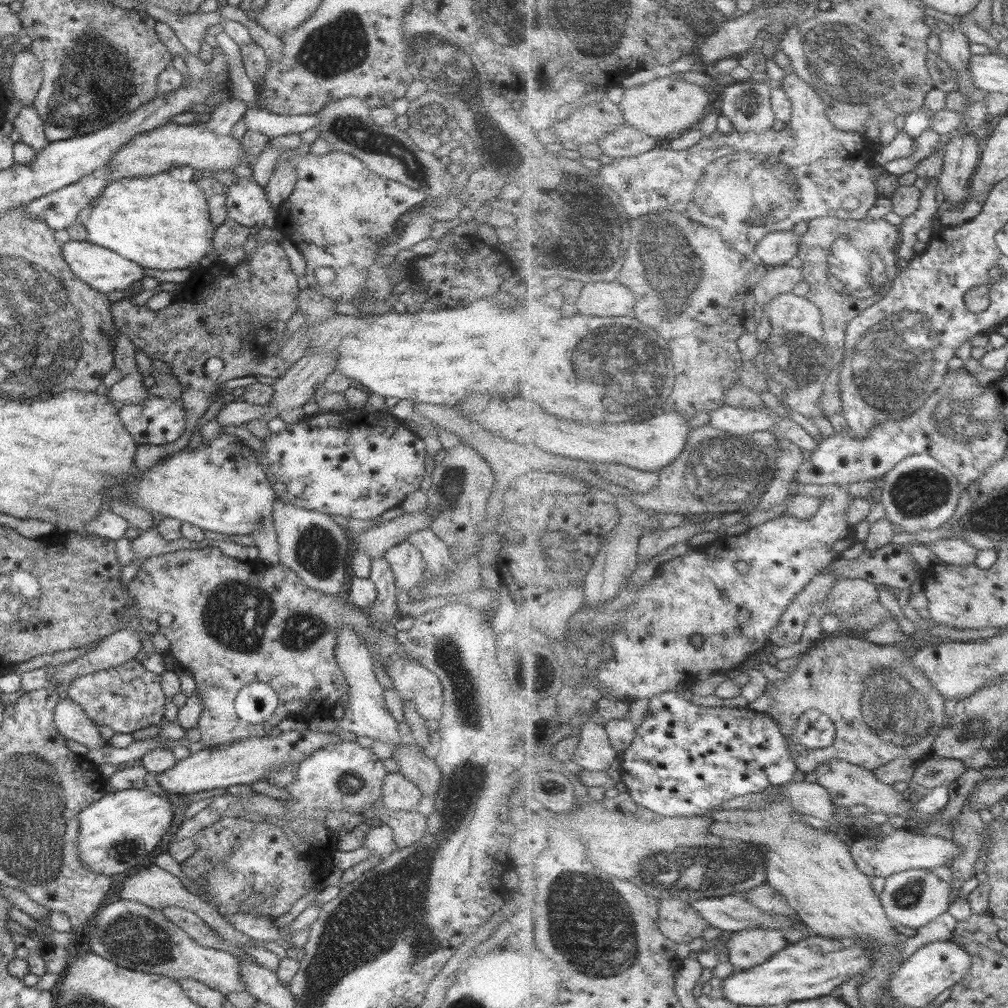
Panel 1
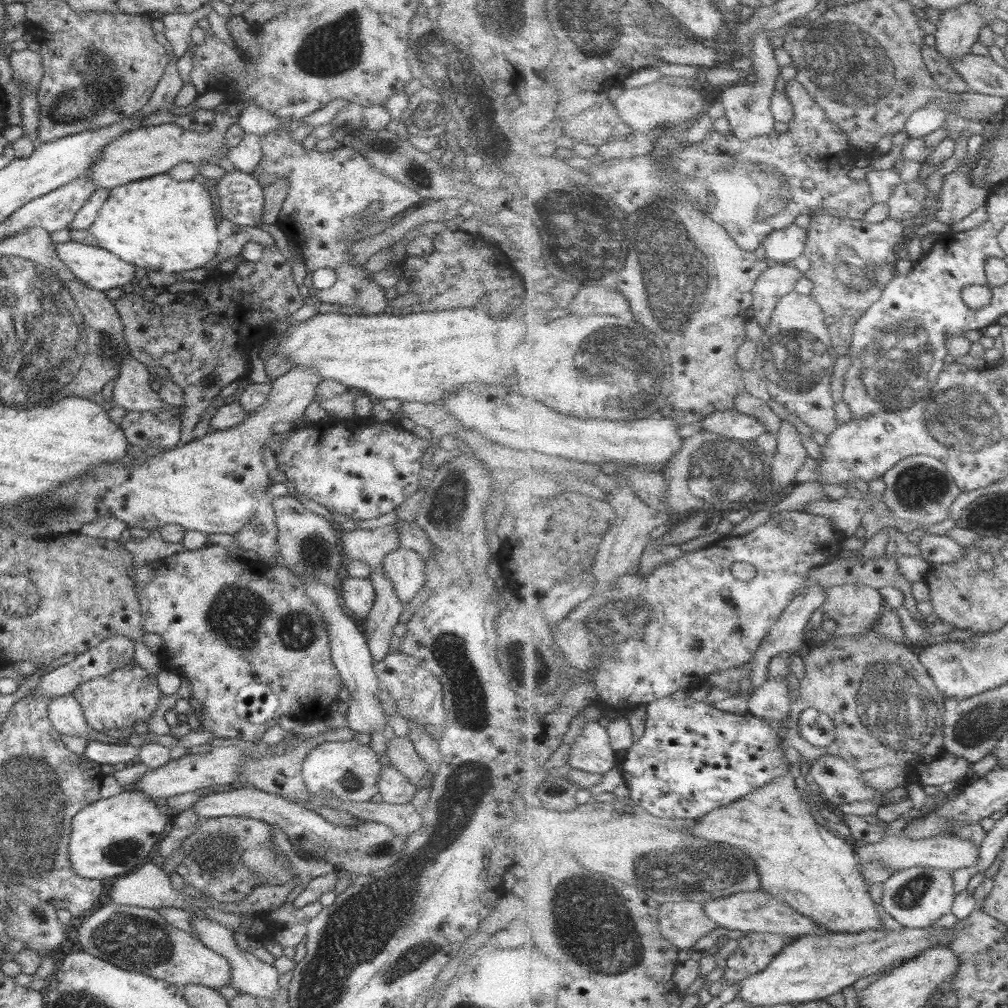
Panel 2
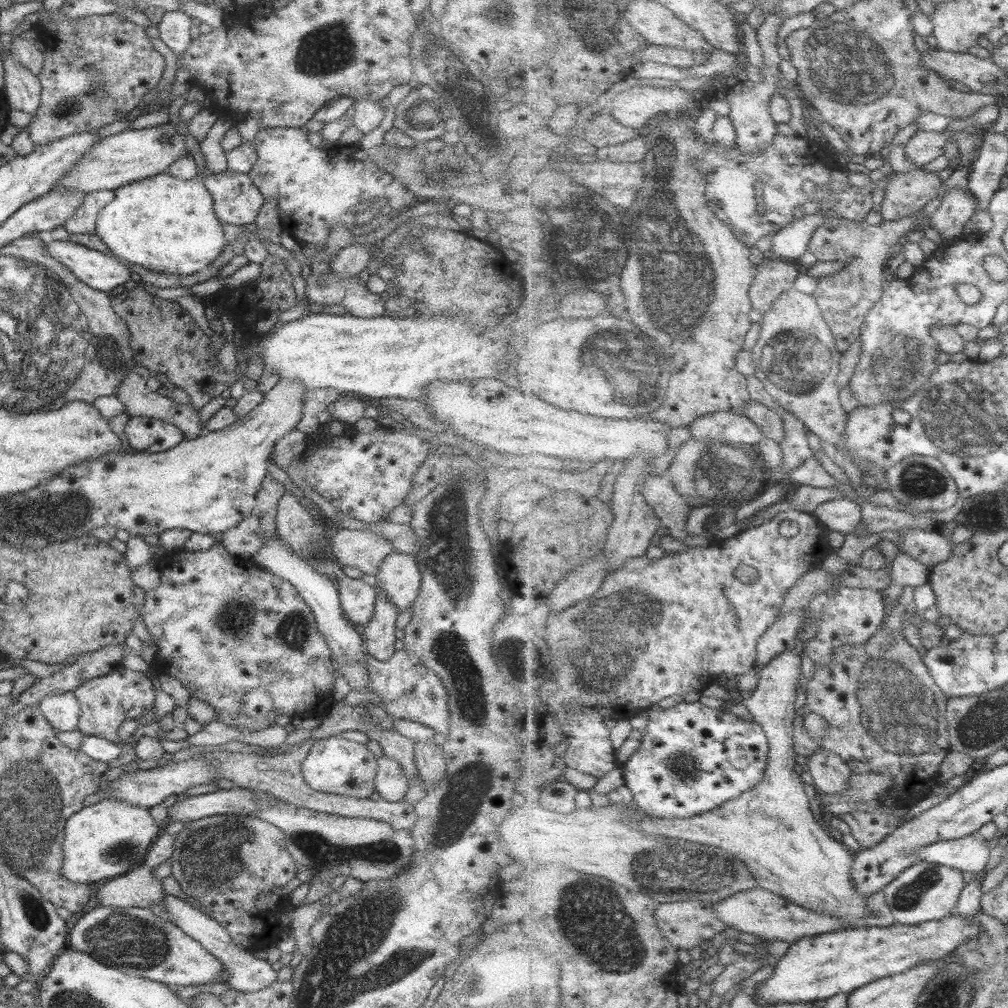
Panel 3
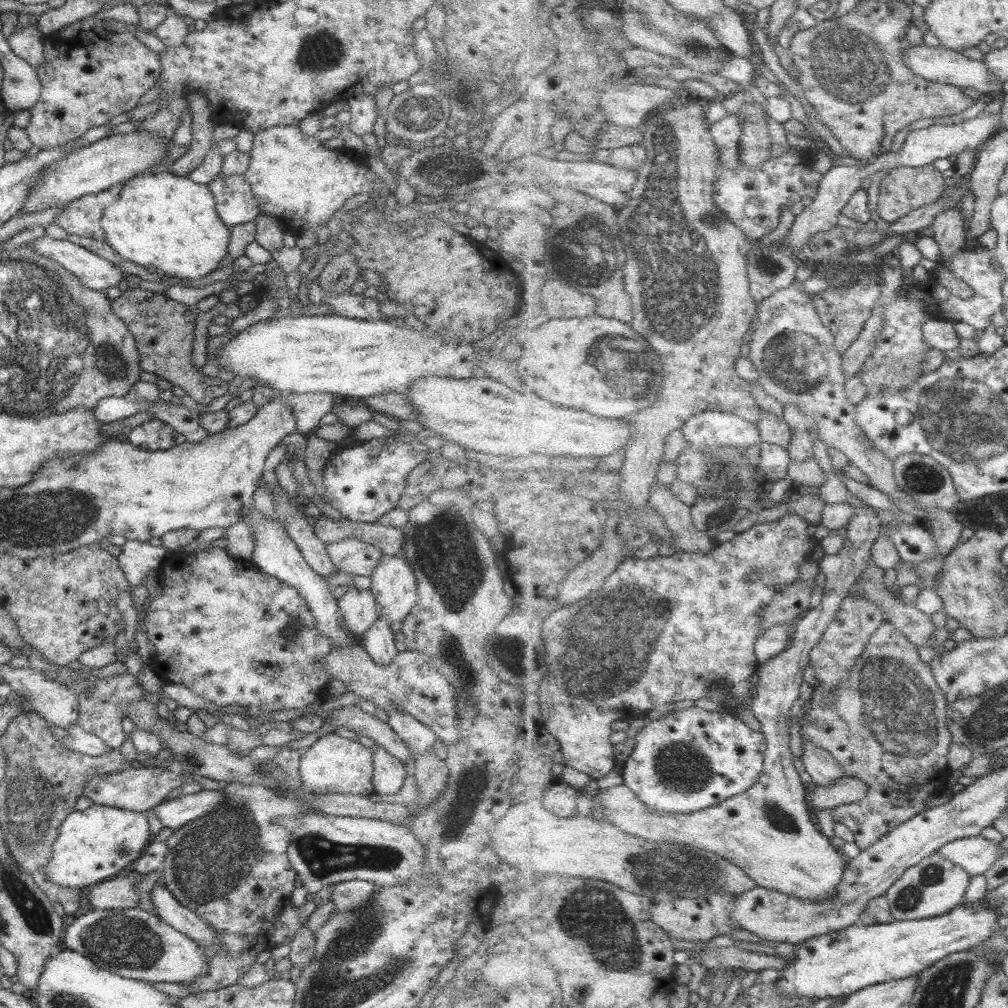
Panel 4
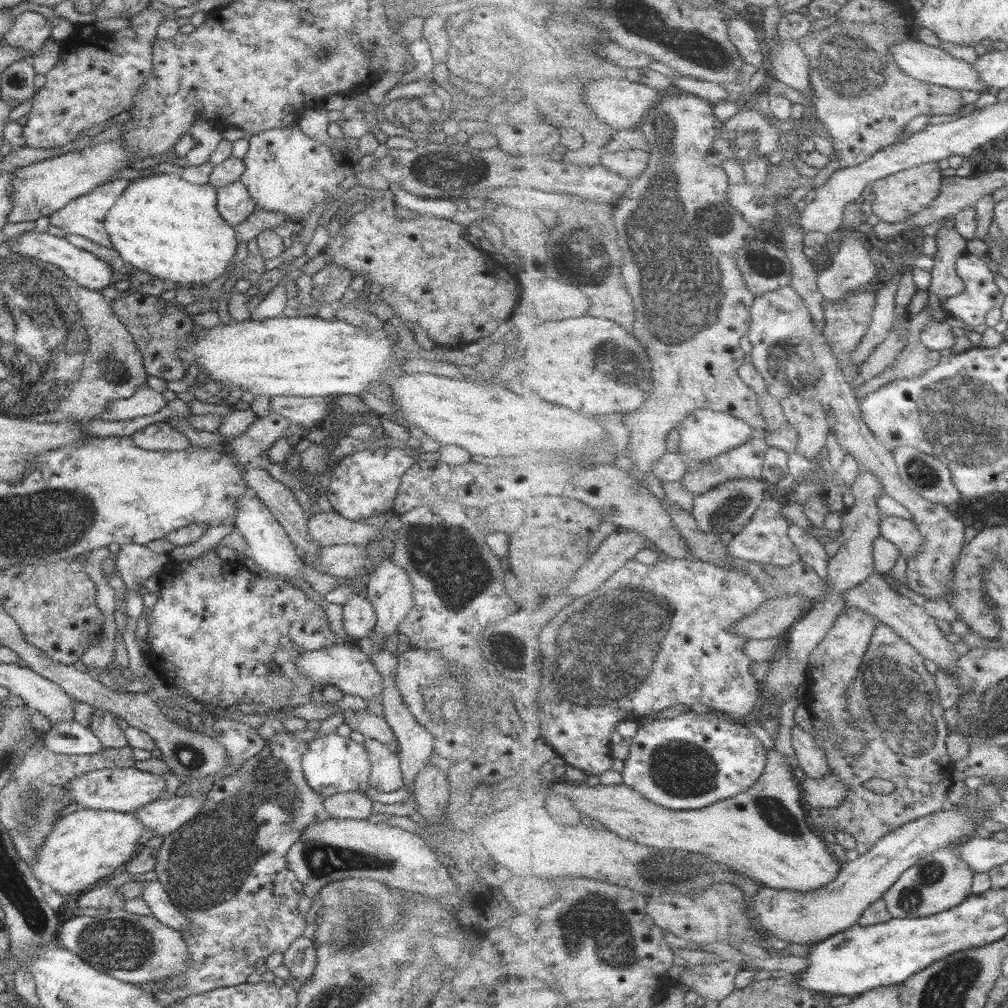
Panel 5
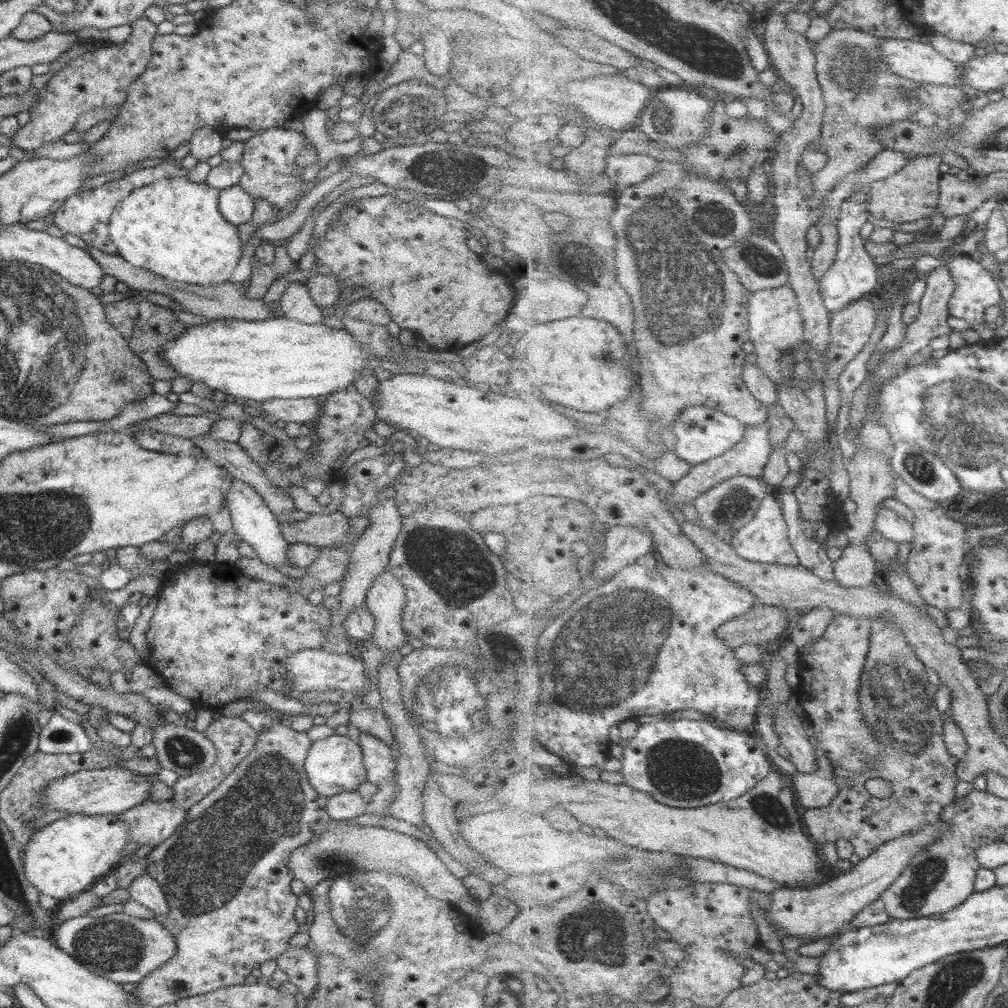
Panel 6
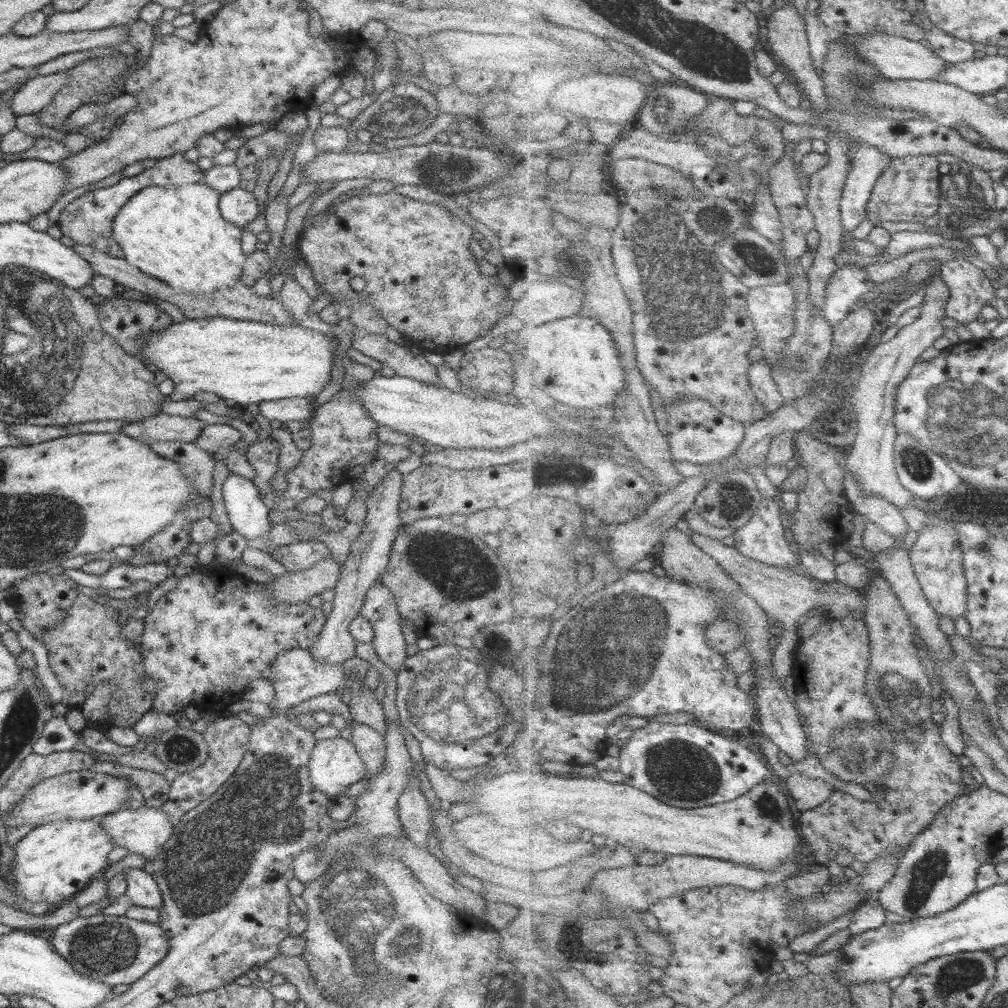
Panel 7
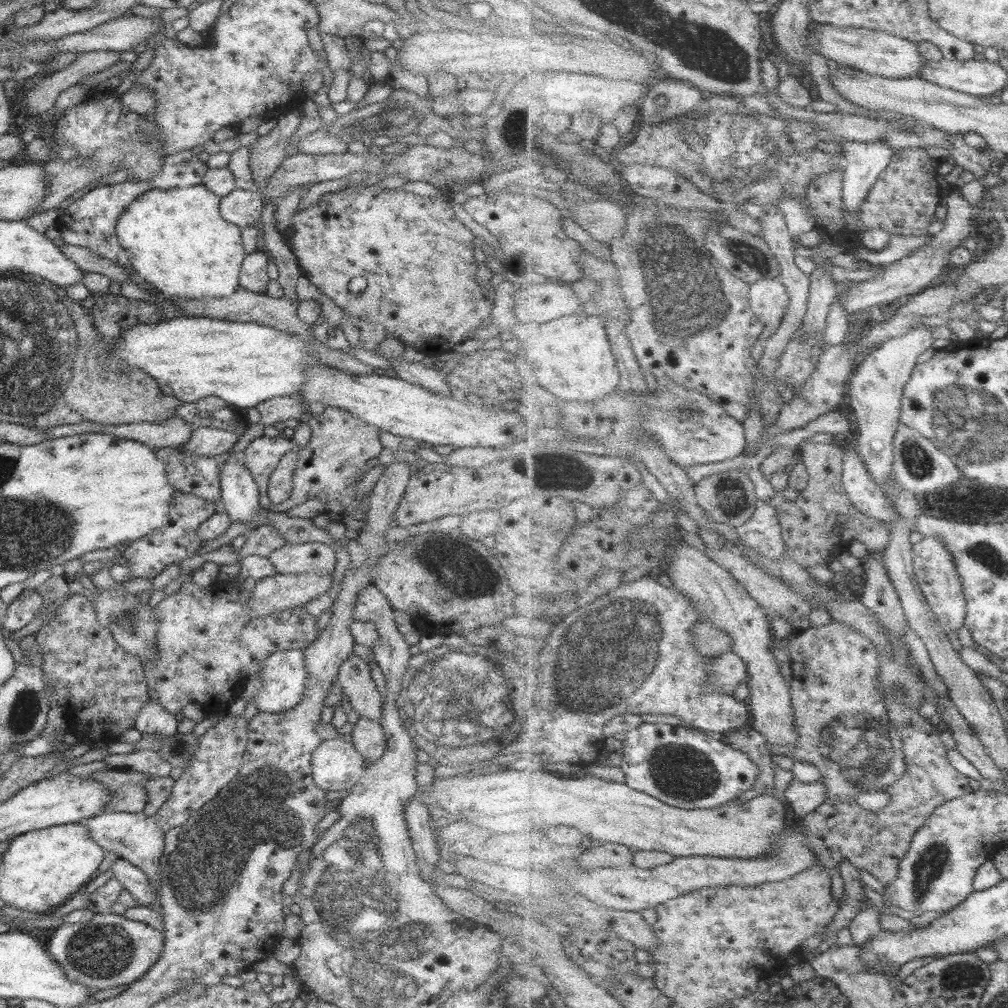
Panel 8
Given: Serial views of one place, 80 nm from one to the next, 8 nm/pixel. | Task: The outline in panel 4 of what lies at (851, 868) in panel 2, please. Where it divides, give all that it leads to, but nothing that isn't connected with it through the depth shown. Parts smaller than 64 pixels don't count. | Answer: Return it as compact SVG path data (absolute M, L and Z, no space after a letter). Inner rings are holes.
M859 509L854 518L851 519L850 527L846 528L847 537L845 546L837 554L826 554L819 566L826 574L825 587L821 603L817 607L811 608L807 614L797 618L792 624L791 641L789 646L774 656L766 663L759 665L757 675L758 686L754 690L753 698L748 701L750 708L761 724L761 730L766 736L768 747L764 760L764 771L757 784L754 784L749 791L742 792L741 795L731 797L714 807L706 808L702 811L683 813L664 813L657 809L648 807L628 785L613 786L610 789L597 789L600 799L601 811L609 821L617 824L625 832L633 836L640 836L651 842L665 842L667 844L678 842L695 848L703 848L711 852L716 852L719 856L726 858L738 865L746 874L758 882L758 887L773 889L777 892L797 896L807 902L831 902L839 896L839 886L845 878L847 865L850 863L843 853L831 844L831 838L824 836L817 826L814 809L809 803L807 784L801 782L801 776L797 768L793 766L793 750L791 750L791 708L801 696L801 684L803 684L803 674L805 668L810 666L810 652L819 644L829 625L836 619L838 610L841 610L845 597L853 592L854 586L860 576L864 576L872 560L873 544L884 533L881 527L881 520L871 509Z

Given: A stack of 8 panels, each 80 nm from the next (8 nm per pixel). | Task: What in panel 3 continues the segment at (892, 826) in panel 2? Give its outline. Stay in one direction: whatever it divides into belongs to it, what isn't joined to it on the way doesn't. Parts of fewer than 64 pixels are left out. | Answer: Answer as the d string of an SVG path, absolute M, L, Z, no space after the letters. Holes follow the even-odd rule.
M969 835L959 839L934 842L930 846L920 848L916 855L920 858L918 862L941 864L976 876L987 868L989 850L985 839L978 835Z

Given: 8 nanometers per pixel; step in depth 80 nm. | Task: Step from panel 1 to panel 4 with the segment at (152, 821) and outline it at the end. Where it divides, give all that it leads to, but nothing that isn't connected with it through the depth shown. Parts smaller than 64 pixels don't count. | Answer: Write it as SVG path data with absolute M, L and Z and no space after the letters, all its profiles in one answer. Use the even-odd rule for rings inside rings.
M93 804L81 811L71 811L61 822L53 841L47 864L47 881L63 888L85 890L109 876L119 875L151 841L145 813Z

